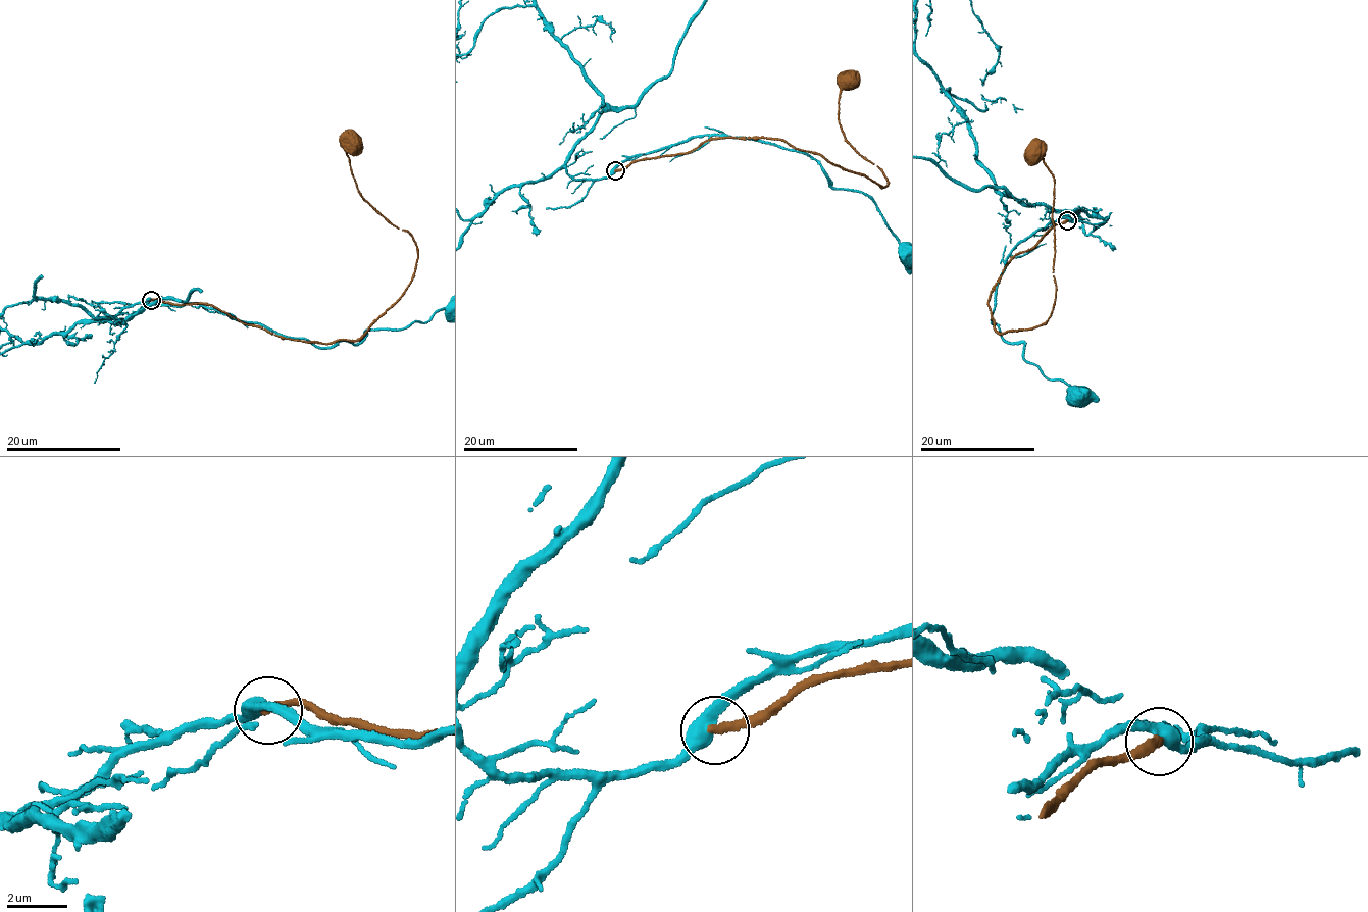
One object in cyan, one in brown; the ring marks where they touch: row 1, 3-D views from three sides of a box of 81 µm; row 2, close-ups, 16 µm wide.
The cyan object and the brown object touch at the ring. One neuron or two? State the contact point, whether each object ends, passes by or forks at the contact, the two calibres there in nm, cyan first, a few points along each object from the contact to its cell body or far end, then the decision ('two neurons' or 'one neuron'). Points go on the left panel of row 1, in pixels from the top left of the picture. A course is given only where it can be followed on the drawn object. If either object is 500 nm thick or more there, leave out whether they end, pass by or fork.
(151, 300) | cyan passes by | brown ends | 440/240 nm | cyan via (151, 300), (198, 303), (331, 348), (356, 344), (369, 331), (427, 321), (442, 308) | brown via (151, 300), (213, 305), (281, 337), (361, 337), (417, 262), (408, 233), (358, 189), (348, 141) | two neurons

